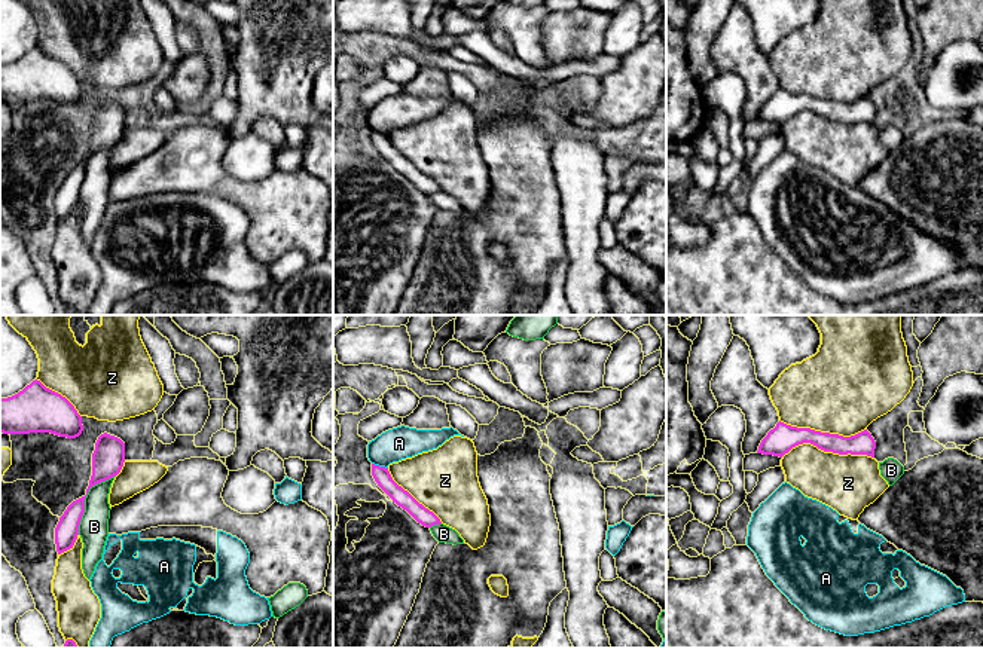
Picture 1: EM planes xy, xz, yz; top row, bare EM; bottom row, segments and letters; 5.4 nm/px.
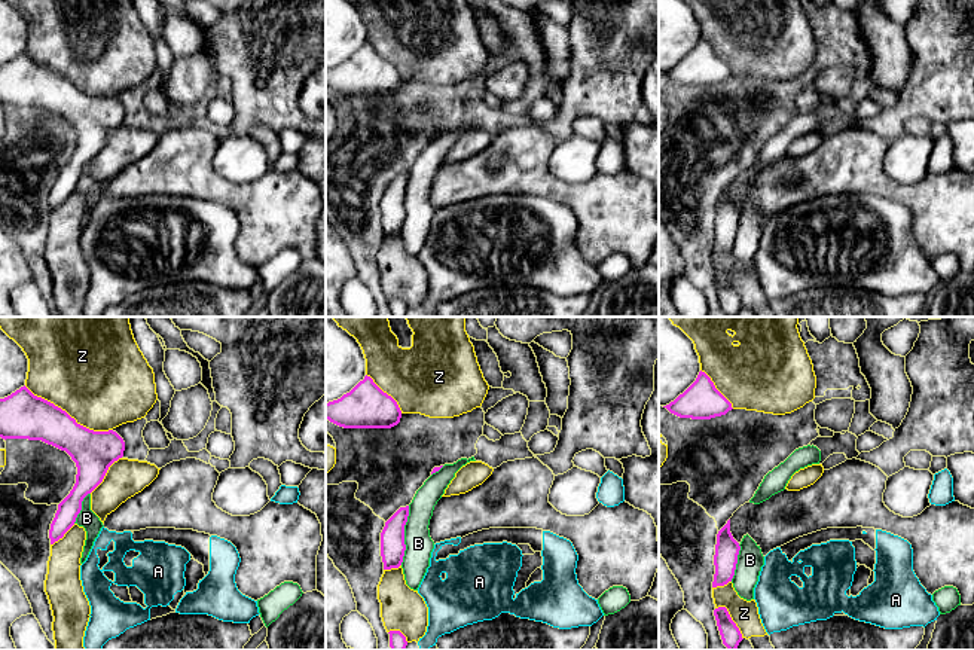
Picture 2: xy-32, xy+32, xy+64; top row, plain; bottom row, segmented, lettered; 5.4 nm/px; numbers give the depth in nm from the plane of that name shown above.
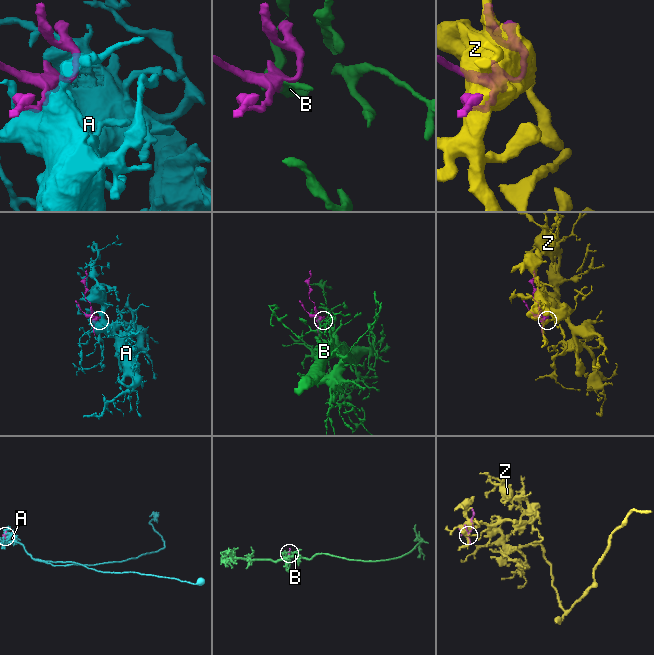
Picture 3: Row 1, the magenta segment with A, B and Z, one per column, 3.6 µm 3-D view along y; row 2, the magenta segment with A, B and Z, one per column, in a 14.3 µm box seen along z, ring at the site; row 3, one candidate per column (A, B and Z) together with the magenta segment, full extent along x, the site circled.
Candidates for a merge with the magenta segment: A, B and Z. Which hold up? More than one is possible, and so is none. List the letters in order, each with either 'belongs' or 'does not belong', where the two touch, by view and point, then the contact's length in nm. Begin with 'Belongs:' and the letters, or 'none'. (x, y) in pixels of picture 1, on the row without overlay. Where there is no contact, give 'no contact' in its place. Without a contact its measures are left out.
Belongs: B
A: does not belong; meets magenta in xz at (378, 133); contact 90 nm long
B: belongs; meets magenta in xy at (84, 167); contact 380 nm long
Z: does not belong; meets magenta in yz at (827, 118); contact 500 nm long

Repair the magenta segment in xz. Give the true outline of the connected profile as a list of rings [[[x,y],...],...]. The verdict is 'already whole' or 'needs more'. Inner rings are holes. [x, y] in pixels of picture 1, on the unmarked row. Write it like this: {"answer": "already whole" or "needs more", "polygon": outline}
{"answer": "needs more", "polygon": [[[372,131],[372,143],[378,153],[393,166],[393,169],[406,177],[418,190],[428,195],[439,210],[454,213],[464,211],[464,207],[455,196],[443,192],[433,178],[425,175],[407,158],[399,153],[393,147],[388,135]]]}

